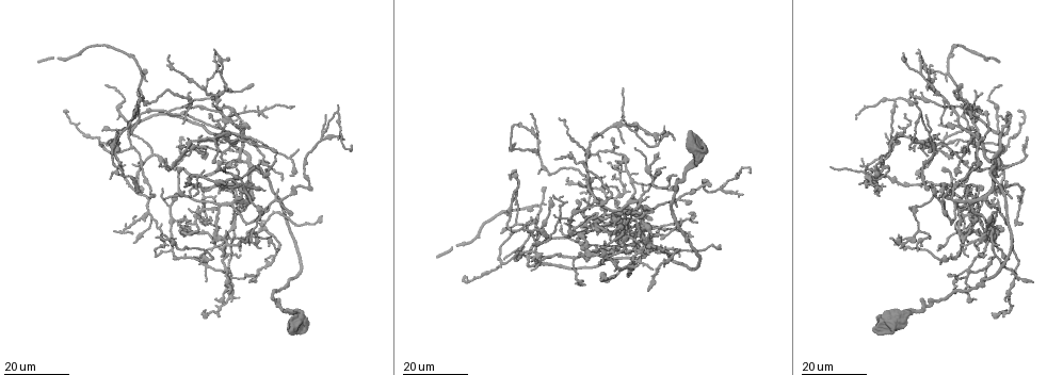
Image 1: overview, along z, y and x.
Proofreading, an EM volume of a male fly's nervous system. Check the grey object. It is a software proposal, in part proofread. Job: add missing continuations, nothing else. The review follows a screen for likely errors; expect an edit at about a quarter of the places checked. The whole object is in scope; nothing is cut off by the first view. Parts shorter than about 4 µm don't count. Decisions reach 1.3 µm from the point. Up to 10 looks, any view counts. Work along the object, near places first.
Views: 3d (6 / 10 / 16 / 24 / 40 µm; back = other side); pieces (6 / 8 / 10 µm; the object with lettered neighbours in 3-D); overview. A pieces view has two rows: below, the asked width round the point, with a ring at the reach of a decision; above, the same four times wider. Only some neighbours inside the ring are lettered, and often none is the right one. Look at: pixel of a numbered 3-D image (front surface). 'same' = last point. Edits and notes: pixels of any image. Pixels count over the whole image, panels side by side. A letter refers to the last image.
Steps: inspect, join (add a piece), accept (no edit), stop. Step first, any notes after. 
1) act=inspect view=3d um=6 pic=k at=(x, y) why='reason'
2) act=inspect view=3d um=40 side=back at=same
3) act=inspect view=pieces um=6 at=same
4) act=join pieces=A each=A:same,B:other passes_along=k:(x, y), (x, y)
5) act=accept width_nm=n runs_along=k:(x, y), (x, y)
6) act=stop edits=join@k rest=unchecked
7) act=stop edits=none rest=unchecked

act=inspect view=3d um=24 pic=1 at=(168, 54)

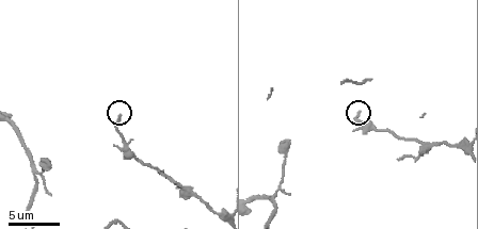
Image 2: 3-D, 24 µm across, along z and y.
act=inspect view=pieces um=8 pic=2 at=(120, 113) why='see the neighbours'

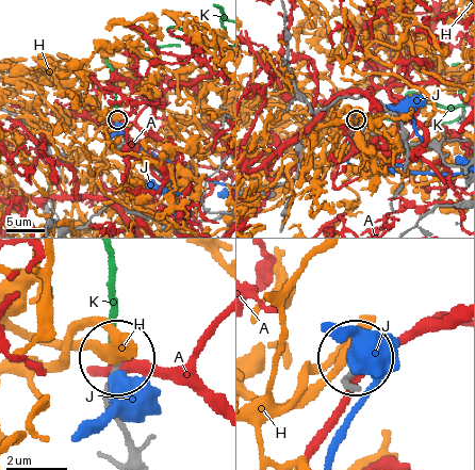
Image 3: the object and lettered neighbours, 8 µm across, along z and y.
act=accept each=A:other,H:other,J:other,K:other found='none of them fits'

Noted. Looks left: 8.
act=inspect view=3d um=24 pic=1 at=(183, 140) why='end of a long branch'

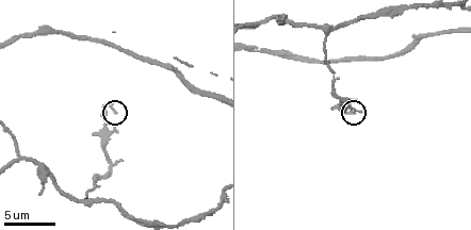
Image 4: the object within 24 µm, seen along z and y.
act=inspect view=pieces um=6 pic=4 at=(114, 110) why='see the neighbours'

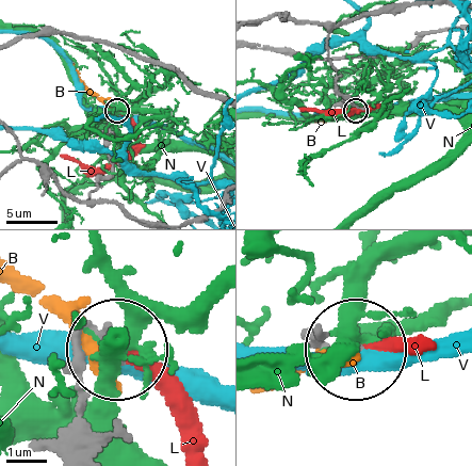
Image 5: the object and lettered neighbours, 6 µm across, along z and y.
act=accept each=B:other,L:other,N:other,V:other found='no lettered piece goes on from it'

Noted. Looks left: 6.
act=inspect view=3d um=24 pic=1 at=(631, 250) why='thin end'

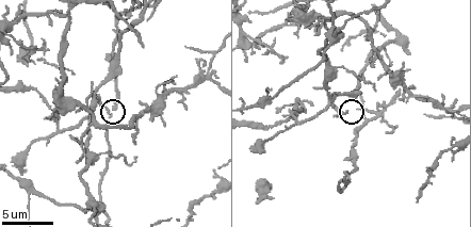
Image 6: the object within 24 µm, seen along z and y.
act=inspect view=pieces um=10 pic=6 at=(107, 111)

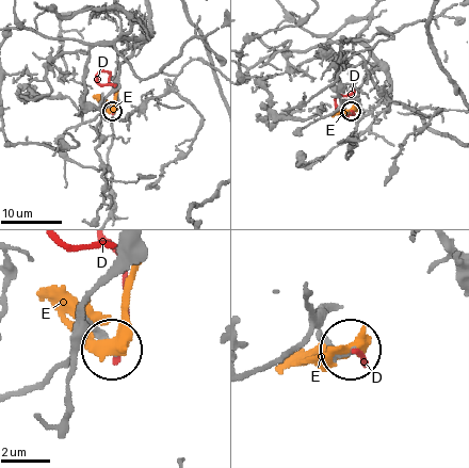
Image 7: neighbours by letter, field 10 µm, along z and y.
act=accept each=D:other,E:other found='no lettered piece goes on from it'

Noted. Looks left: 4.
act=inspect view=3d um=16 pic=1 at=(1012, 199) why='an open end'

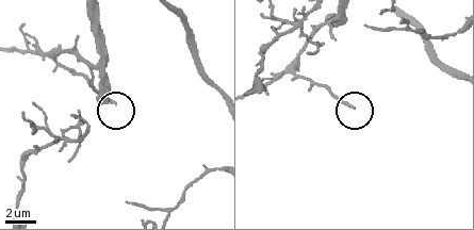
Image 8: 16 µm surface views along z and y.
act=inspect view=pieces um=6 pic=8 at=(354, 108) why='what lies round it'

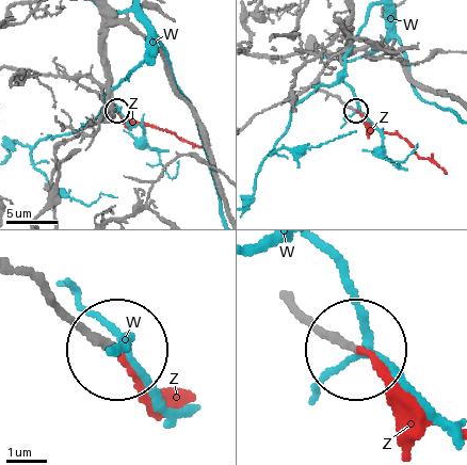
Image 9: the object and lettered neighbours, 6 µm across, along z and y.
act=join pieces=Z each=W:other,Z:same passes_along=9:(329, 93), (380, 129), (400, 137), (445, 174) found='the cell continues'

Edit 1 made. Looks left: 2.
act=stop edits=join@9 rest=unchecked

